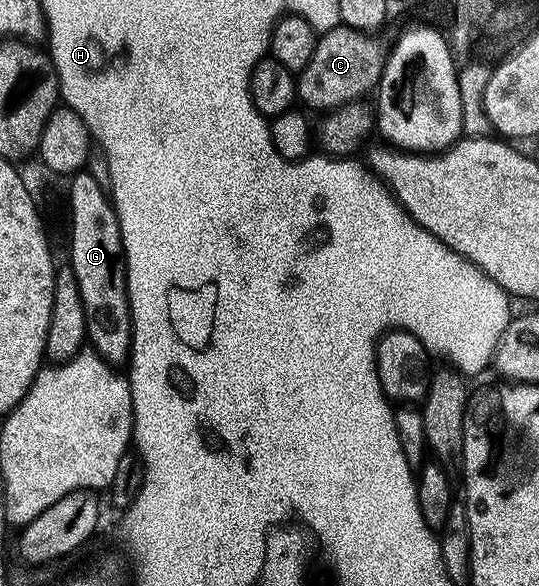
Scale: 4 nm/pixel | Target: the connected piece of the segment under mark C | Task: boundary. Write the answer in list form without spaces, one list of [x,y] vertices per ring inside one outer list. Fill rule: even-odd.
[[[343,24],[336,25],[330,30],[321,31],[316,48],[312,52],[312,60],[296,78],[296,98],[299,103],[303,102],[310,110],[322,110],[329,112],[339,110],[349,102],[357,102],[365,99],[365,94],[375,89],[378,81],[382,79],[382,69],[386,67],[386,55],[388,53],[387,43],[382,43],[380,37],[373,33],[354,30]]]

